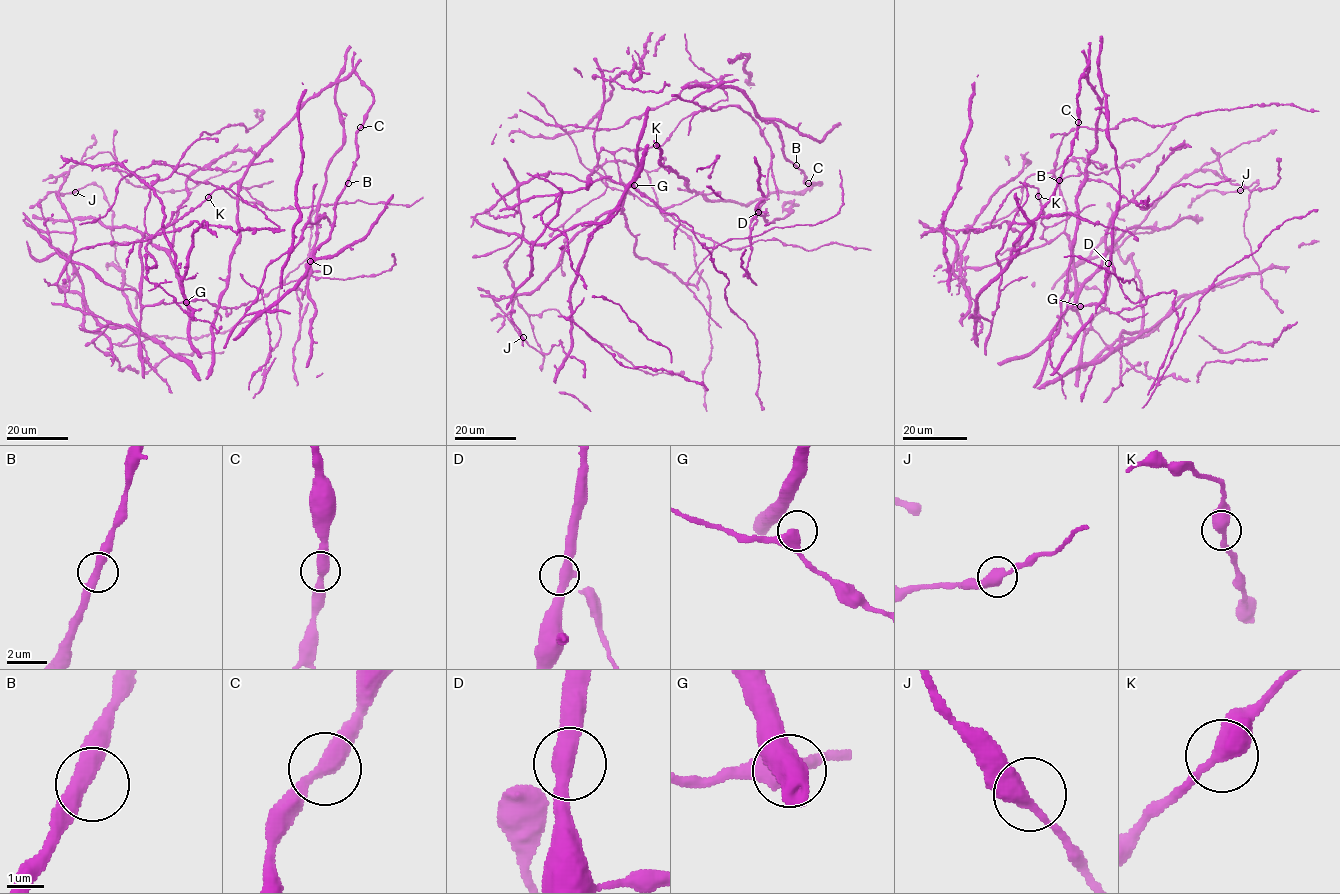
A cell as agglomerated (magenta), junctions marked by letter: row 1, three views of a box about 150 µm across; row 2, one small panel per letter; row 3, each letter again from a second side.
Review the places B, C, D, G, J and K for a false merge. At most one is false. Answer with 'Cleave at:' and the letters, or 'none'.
Cleave at: none

